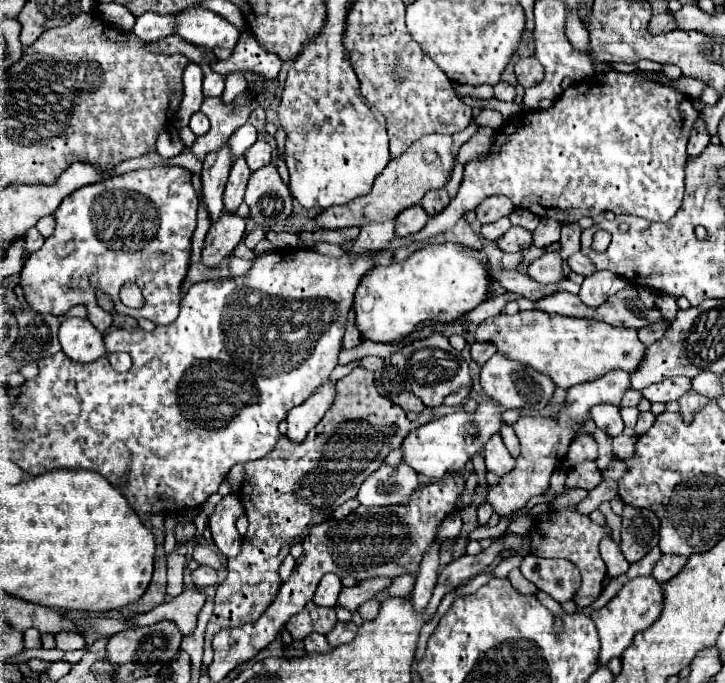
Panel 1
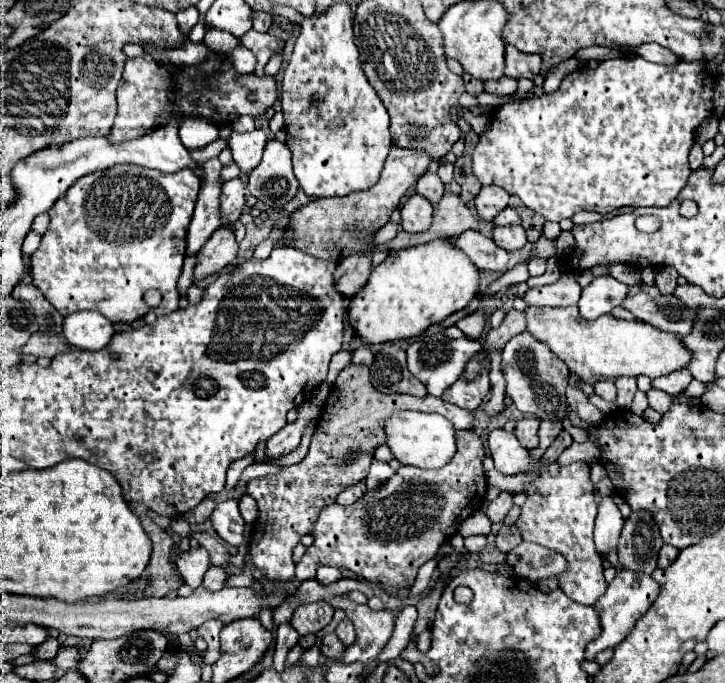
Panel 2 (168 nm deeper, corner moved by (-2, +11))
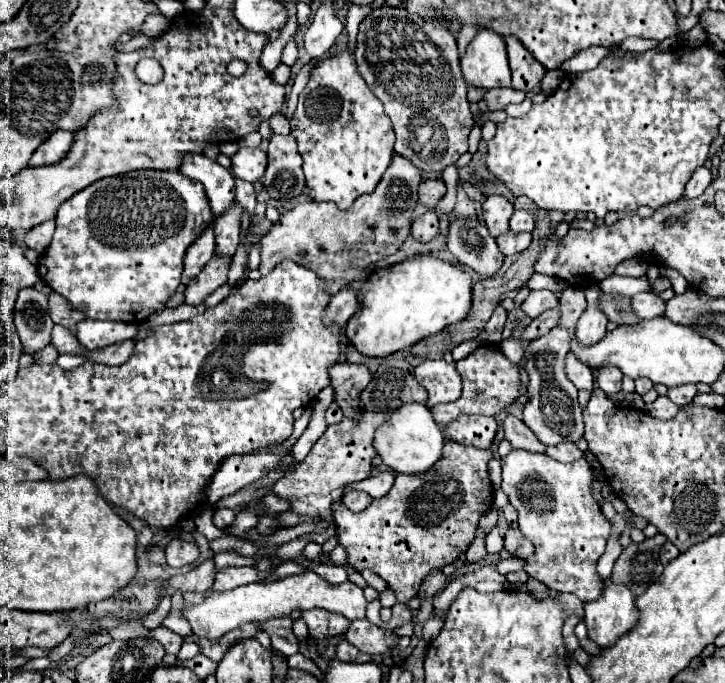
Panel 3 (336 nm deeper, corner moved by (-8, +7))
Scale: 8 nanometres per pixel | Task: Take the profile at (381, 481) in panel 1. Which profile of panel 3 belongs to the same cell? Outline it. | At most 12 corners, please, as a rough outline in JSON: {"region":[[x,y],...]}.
{"region":[[379,472],[375,476],[346,486],[344,494],[365,490],[381,498],[391,490],[395,474]]}

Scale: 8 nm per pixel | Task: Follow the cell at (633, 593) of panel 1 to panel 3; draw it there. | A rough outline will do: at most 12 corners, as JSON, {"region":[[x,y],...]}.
{"region":[[609,584],[585,604],[589,638],[609,646],[637,624],[635,596]]}

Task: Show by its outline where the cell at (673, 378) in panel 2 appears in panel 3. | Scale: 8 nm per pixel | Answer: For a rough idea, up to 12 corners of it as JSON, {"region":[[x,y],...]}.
{"region":[[695,384],[671,388],[667,396],[677,406],[695,398]]}

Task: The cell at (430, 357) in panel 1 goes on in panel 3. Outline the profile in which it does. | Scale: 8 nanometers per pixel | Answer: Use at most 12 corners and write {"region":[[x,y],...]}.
{"region":[[423,360],[415,378],[429,408],[455,402],[461,378],[455,364]]}

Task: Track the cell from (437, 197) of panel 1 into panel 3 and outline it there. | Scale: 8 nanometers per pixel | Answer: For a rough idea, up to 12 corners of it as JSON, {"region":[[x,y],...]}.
{"region":[[441,180],[419,184],[419,202],[435,208],[447,188]]}

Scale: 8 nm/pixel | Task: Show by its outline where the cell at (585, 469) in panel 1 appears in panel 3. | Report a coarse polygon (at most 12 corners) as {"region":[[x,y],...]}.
{"region":[[513,450],[501,488],[525,572],[581,602],[611,524],[585,458]]}

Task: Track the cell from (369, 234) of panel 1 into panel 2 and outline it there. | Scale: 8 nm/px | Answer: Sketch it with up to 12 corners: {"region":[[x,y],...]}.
{"region":[[351,252],[335,270],[343,296],[355,296],[371,274],[371,252]]}

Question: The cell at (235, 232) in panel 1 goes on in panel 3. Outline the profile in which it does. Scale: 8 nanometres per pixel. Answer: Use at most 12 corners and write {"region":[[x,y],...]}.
{"region":[[213,256],[185,288],[185,304],[199,306],[227,282],[229,258]]}

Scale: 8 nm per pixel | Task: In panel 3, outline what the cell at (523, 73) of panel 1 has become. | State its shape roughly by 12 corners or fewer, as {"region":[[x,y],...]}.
{"region":[[505,36],[513,88],[533,92],[545,68],[515,36]]}

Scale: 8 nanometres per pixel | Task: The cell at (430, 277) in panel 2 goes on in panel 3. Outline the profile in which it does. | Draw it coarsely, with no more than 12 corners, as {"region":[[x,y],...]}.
{"region":[[421,254],[375,270],[345,334],[385,358],[463,320],[471,276]]}

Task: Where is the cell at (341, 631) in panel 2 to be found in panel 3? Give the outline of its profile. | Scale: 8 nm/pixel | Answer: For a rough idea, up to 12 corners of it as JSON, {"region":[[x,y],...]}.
{"region":[[367,618],[353,620],[345,634],[361,652],[371,656],[399,644],[393,630]]}

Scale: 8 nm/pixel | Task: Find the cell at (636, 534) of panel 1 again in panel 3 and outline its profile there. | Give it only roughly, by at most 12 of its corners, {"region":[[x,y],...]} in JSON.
{"region":[[663,534],[629,544],[613,566],[613,584],[641,596],[663,572]]}

